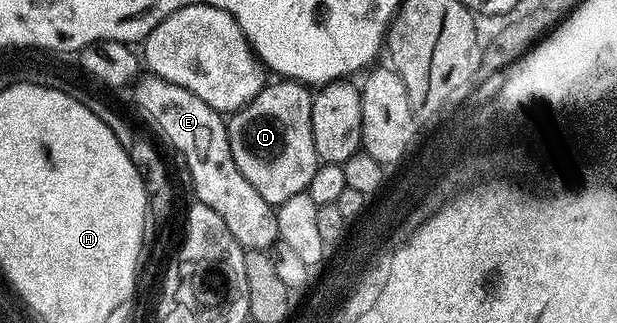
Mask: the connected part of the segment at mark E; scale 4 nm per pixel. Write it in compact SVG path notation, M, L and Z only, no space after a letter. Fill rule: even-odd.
M139 77L133 83L133 90L135 104L150 117L151 124L158 126L159 132L182 153L190 169L190 178L194 181L193 197L212 208L212 212L224 220L228 232L232 232L243 250L269 251L279 241L276 213L264 200L264 196L260 196L260 192L256 192L256 188L244 180L244 172L236 168L223 115L204 104L200 96L192 96L188 88L180 88L163 78Z

